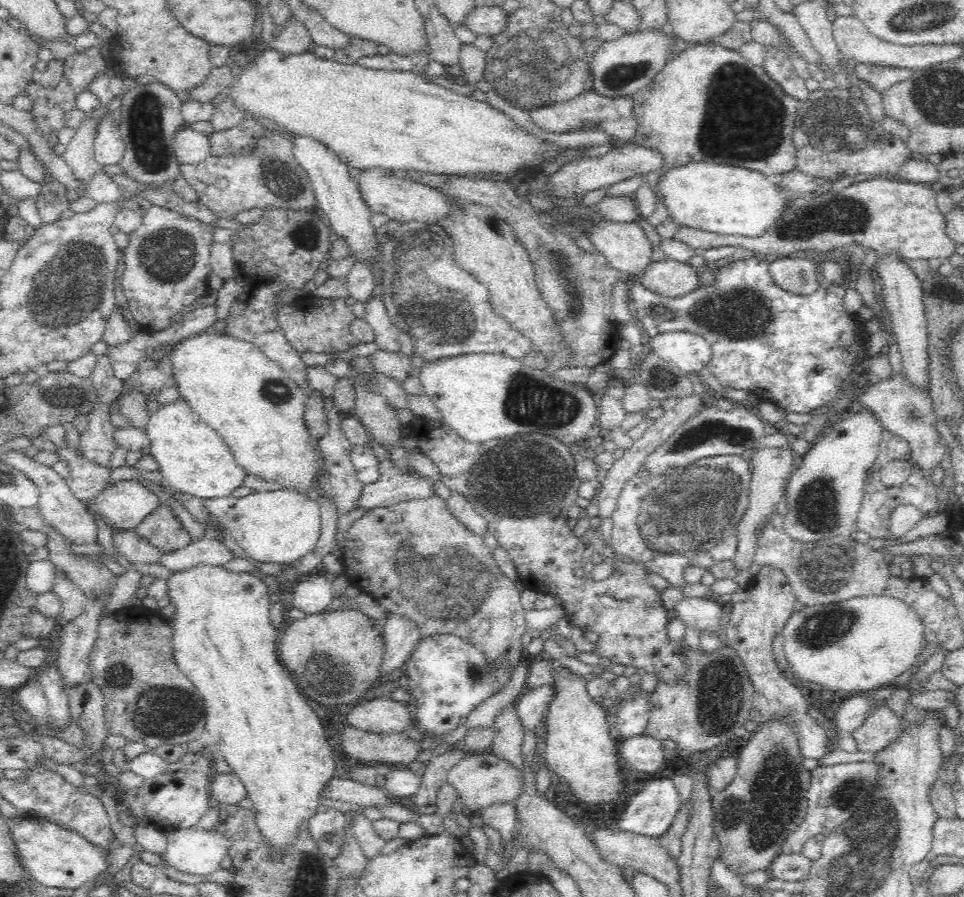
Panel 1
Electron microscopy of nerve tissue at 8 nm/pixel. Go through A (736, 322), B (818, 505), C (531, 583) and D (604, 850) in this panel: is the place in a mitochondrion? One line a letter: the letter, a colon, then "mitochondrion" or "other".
A: mitochondrion
B: mitochondrion
C: other
D: other

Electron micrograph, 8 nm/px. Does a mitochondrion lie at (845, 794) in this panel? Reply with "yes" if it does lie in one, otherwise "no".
yes

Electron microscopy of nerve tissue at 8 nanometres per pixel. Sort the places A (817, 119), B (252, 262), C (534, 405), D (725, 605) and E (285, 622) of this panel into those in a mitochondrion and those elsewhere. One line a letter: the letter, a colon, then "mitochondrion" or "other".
A: mitochondrion
B: other
C: mitochondrion
D: other
E: other

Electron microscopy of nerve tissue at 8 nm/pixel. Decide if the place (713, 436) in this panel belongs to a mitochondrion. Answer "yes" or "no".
yes

